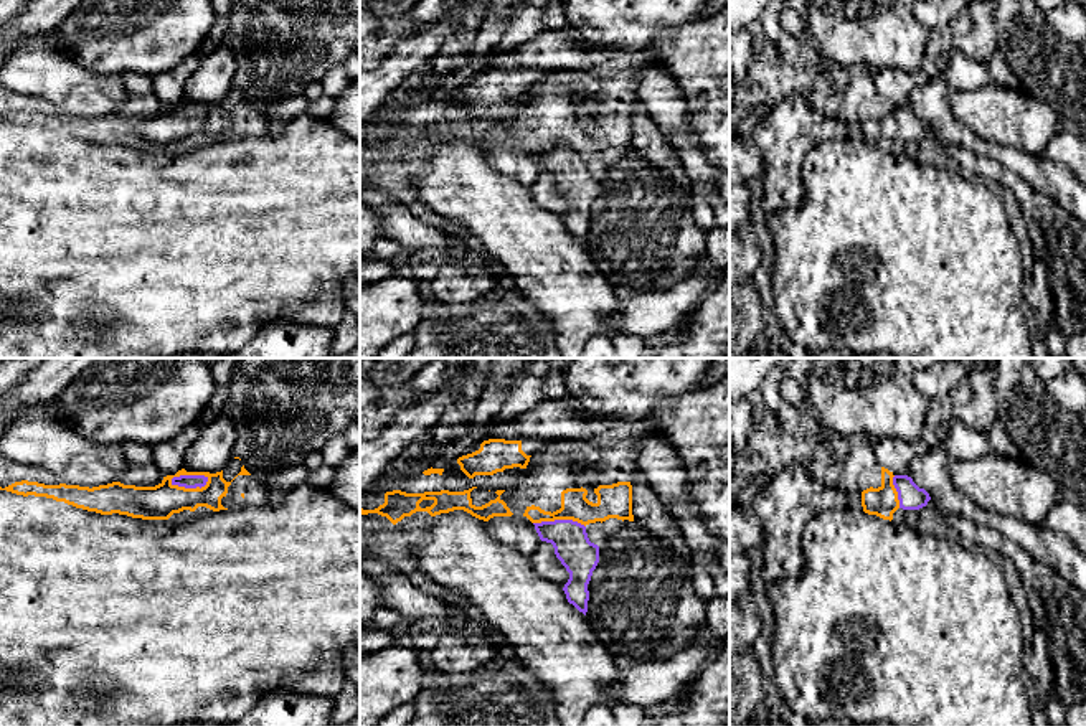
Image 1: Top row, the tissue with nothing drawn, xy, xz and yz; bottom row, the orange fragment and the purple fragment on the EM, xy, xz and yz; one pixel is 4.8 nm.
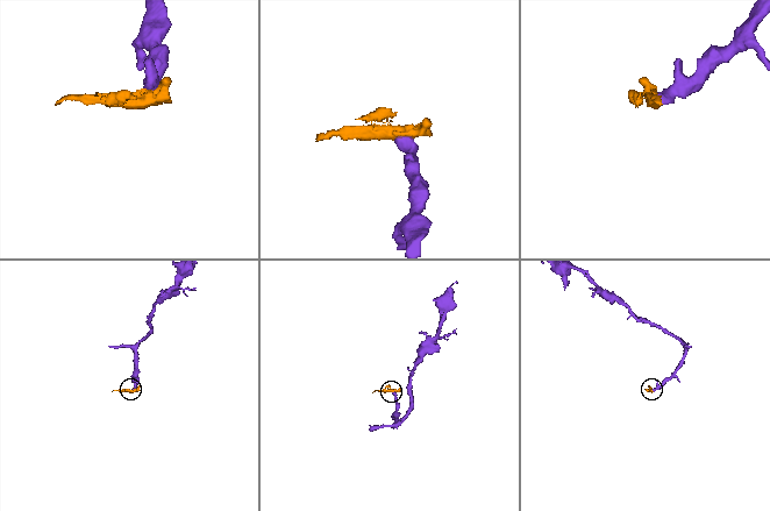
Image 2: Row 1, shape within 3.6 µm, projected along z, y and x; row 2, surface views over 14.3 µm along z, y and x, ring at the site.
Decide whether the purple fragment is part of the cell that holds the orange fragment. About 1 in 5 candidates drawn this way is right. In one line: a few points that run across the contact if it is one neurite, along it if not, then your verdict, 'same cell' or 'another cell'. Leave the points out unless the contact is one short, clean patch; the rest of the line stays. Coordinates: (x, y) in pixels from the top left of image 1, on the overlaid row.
xy (160, 502), (187, 474), (184, 480) | same cell

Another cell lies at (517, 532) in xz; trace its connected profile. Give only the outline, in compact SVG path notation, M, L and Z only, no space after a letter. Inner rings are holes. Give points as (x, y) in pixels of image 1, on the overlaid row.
M522 515L493 516L487 521L487 528L497 541L505 543L526 558L531 558L541 543L535 525Z

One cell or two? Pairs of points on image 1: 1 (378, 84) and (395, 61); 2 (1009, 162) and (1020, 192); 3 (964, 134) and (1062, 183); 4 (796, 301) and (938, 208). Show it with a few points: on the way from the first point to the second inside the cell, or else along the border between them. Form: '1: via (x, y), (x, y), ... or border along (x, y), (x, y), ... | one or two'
1: via (383, 80), (395, 66) | one
2: border along (984, 157), (994, 159), (1043, 193) | two
3: via (989, 150), (1037, 172) | one
4: via (832, 287), (842, 278), (883, 266), (905, 245) | one

